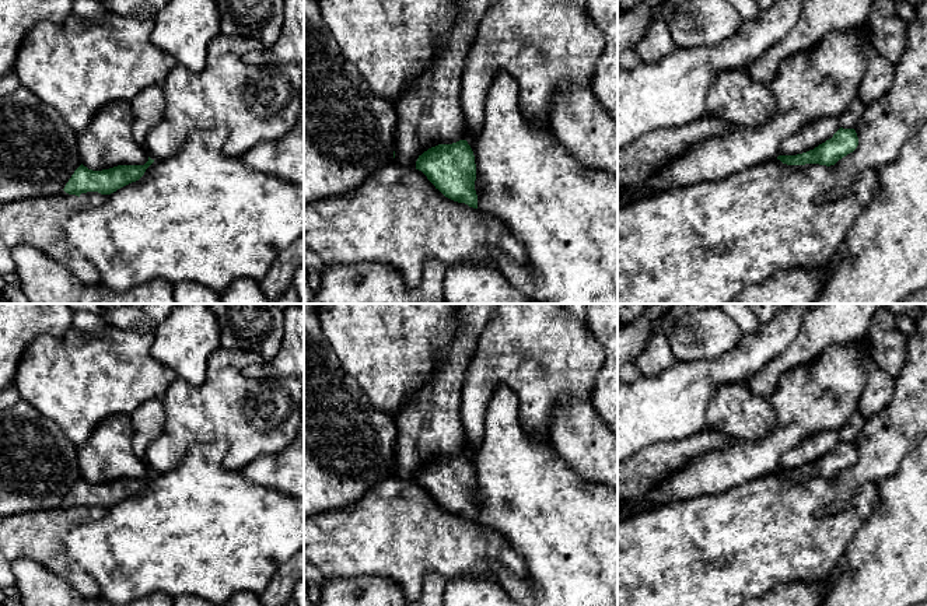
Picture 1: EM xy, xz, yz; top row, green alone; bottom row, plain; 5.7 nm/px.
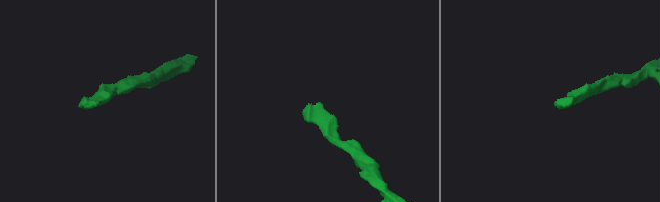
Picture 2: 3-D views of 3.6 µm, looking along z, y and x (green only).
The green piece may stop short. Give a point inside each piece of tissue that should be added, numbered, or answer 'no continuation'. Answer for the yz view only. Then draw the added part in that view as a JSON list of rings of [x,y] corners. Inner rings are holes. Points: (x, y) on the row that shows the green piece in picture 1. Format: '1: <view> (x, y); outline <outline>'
no continuation

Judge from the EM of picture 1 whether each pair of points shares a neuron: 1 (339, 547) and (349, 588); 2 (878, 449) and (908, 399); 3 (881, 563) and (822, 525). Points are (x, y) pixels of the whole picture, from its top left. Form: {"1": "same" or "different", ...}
{"1": "different", "2": "same", "3": "different"}

